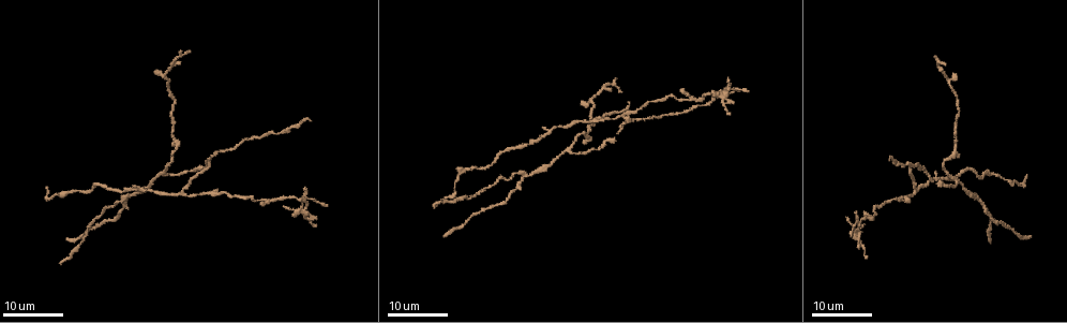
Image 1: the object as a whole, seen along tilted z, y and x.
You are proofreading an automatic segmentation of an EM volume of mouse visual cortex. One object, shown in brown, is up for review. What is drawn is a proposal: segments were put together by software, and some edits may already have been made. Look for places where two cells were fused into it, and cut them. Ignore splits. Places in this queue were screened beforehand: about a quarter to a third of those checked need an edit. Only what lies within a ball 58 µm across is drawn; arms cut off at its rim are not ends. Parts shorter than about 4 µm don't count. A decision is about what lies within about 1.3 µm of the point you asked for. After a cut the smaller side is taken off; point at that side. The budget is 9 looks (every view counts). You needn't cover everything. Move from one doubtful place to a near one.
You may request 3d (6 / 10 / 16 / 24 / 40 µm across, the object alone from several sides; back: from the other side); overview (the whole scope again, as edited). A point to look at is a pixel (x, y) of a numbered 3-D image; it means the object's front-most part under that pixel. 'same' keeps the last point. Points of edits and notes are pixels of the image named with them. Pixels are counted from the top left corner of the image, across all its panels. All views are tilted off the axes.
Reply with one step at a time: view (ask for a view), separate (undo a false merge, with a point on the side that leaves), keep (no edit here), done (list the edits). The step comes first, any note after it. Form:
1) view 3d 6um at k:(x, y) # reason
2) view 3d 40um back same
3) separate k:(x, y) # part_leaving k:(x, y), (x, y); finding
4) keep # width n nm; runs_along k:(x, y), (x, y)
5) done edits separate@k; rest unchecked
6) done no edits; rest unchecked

view 3d 16um at 1:(915, 193) # three arms meet

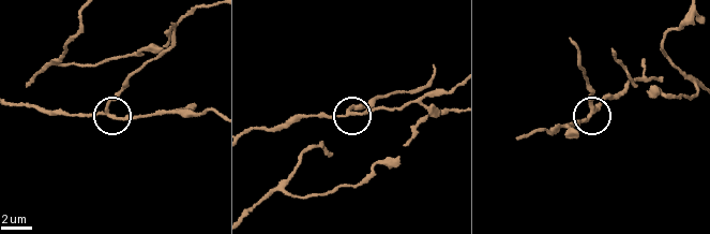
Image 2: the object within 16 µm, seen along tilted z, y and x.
view 3d 10um at 2:(348, 115)

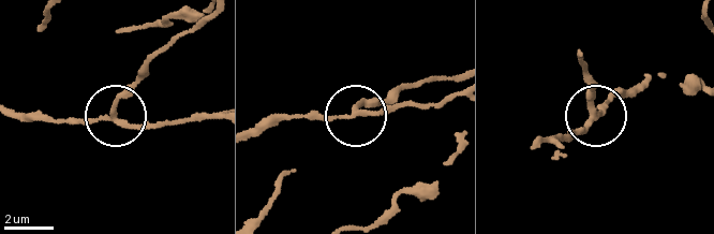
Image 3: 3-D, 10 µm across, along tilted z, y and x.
keep # width 180 nm; runs_along 3:(207, 15), (152, 58), (116, 105), (139, 127), (191, 121); all the same cell

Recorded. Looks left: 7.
view 3d 24um at 1:(953, 176)

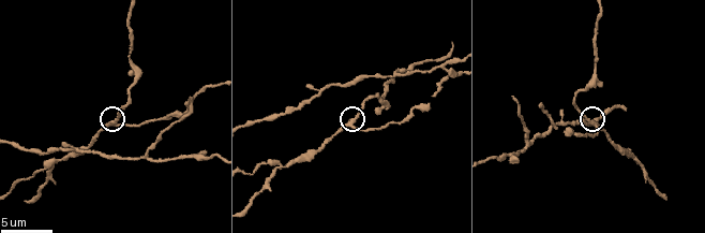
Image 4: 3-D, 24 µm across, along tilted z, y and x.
view 3d 6um at 4:(594, 120) # zoom in

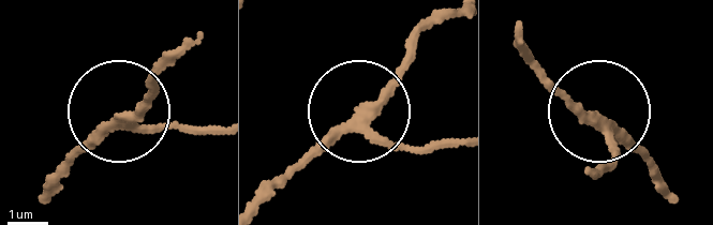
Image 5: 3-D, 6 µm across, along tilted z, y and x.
keep # arms 3; continuous, no second cell

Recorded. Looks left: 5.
view 3d 10um at 4:(274, 163) # arms part here

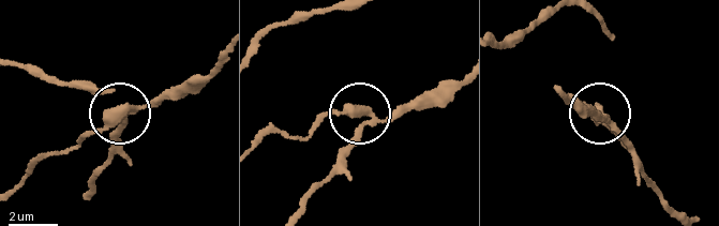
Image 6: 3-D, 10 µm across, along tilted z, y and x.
separate 6:(104, 129) # arms 3; two cells meet here

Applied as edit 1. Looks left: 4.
view overview

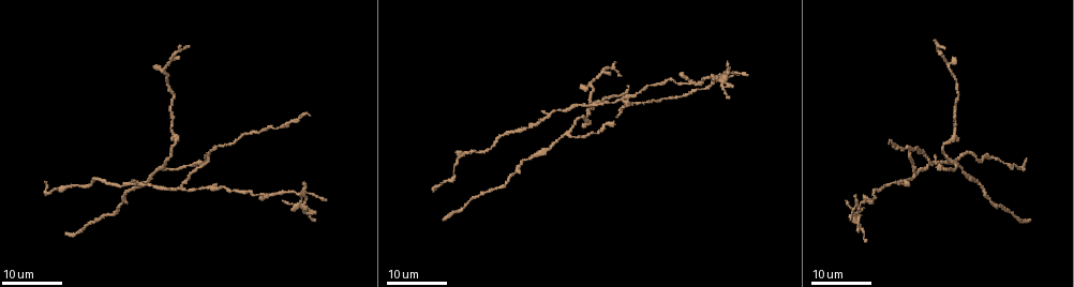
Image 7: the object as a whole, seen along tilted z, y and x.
view 3d 24um at 7:(550, 111) # two arms in line, one across

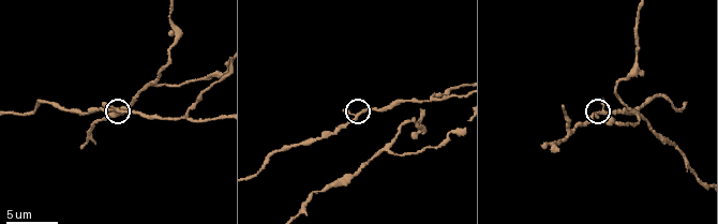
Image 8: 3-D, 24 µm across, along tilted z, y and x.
view 3d 6um at 8:(359, 113)

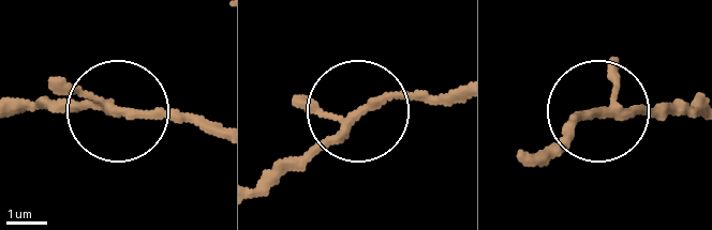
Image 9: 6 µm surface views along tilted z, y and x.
keep # runs_along 9:(217, 127), (57, 100); all the same cell

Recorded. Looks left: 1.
done edits separate@6; rest unchecked

